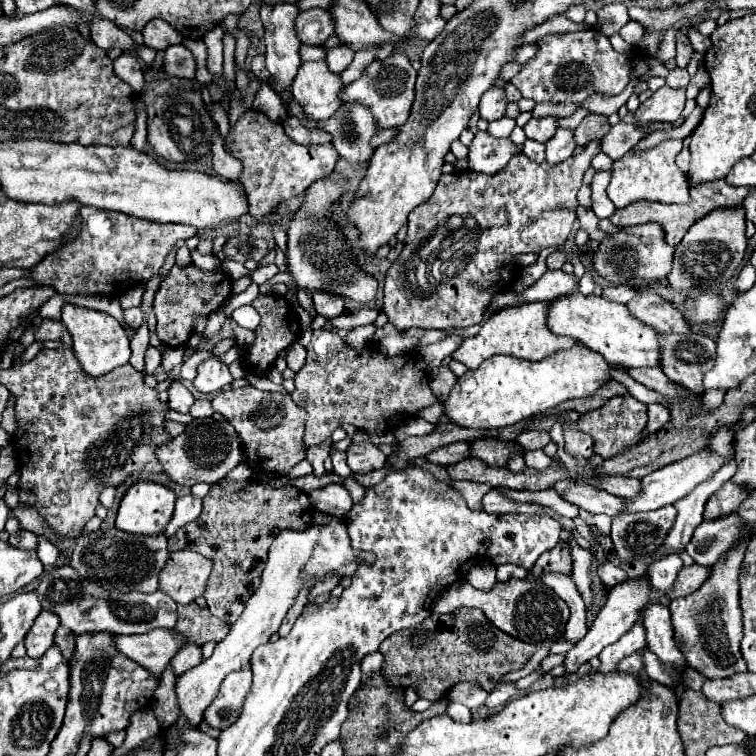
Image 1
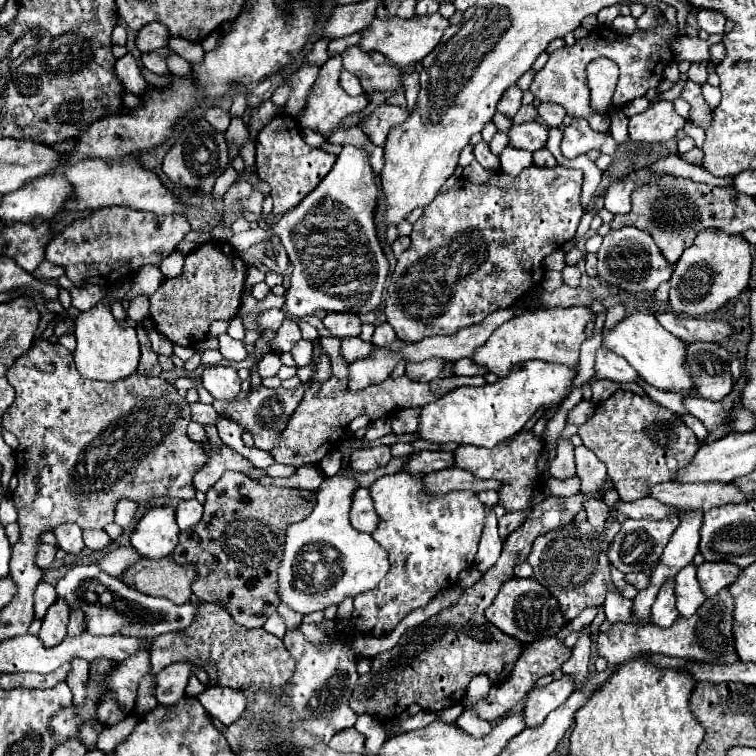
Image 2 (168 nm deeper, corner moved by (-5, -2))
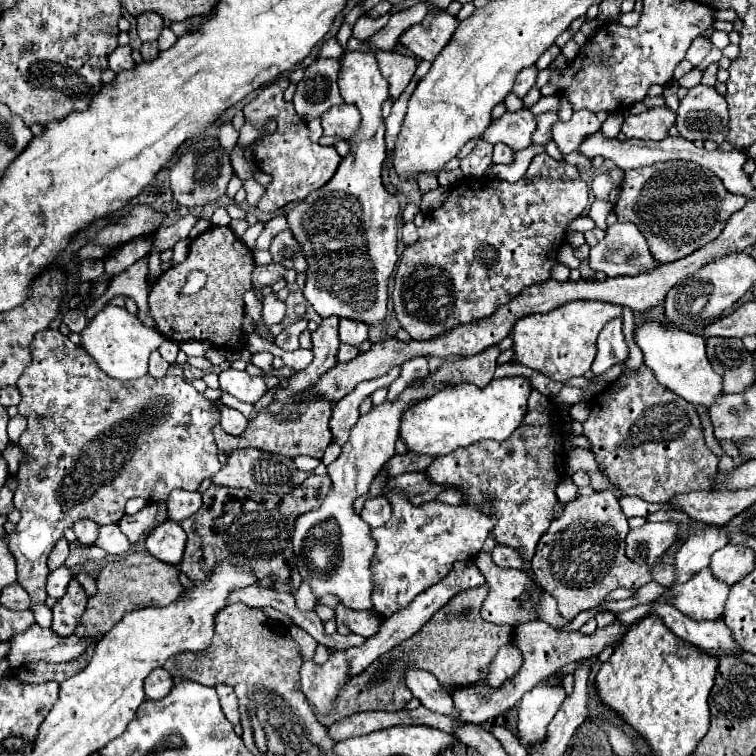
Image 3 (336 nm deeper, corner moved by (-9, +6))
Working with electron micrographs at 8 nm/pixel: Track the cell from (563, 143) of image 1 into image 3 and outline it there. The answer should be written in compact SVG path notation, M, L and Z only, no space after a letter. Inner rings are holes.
M577 109L577 111L573 111L571 121L567 121L567 123L557 121L553 125L553 141L557 143L559 151L563 155L567 155L579 147L581 139L585 139L587 135L591 135L599 129L601 129L601 123L593 111Z

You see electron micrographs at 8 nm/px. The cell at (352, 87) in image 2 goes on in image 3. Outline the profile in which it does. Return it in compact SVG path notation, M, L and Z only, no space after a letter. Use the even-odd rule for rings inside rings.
M317 59L305 69L305 77L297 83L297 91L293 97L295 111L301 119L317 119L329 107L343 103L337 87L337 73L337 59Z

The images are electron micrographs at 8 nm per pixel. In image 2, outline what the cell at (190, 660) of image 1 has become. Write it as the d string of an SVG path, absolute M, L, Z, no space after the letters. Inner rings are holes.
M189 661L171 663L171 667L165 667L155 677L155 697L161 705L175 705L185 697L185 687L189 681L189 675L195 675L205 686L209 683L208 674L199 665L193 665Z

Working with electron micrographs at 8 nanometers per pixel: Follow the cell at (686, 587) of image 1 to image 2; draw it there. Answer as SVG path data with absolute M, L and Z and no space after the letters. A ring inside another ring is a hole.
M703 563L697 567L697 581L703 589L703 593L707 597L715 595L719 589L729 587L737 575L739 575L739 567L731 565L731 563Z

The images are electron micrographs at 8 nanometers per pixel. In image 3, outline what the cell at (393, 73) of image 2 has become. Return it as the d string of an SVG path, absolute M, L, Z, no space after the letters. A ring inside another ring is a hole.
M381 51L377 55L377 61L379 61L379 69L381 69L383 77L389 83L389 99L397 101L399 95L409 85L411 77L417 69L417 61L409 55L397 53L397 51L387 51L387 53Z

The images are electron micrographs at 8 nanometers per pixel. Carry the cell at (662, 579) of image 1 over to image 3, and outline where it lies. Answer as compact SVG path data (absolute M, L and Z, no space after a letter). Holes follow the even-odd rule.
M711 569L699 571L687 583L669 591L669 603L695 621L715 621L723 617L729 585L715 579Z

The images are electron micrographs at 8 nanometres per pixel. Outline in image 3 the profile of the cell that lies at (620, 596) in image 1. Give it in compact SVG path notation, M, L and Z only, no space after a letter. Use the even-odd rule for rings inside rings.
M541 681L535 689L523 695L517 707L519 711L517 739L521 745L529 747L539 743L545 737L547 725L559 711L565 697L567 695L563 687L551 687L547 681Z

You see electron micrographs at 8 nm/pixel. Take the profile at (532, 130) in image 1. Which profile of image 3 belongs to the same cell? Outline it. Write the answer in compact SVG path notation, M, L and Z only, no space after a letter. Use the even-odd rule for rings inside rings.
M527 109L515 111L515 113L505 113L499 119L493 119L487 131L481 135L483 141L495 145L495 143L505 143L513 151L521 151L531 145L531 135L535 131L535 115Z

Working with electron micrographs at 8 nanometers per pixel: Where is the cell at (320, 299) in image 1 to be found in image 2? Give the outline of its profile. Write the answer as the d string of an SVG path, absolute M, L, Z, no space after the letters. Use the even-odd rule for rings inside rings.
M327 313L323 323L331 331L331 335L339 339L357 337L361 331L361 319L355 313Z

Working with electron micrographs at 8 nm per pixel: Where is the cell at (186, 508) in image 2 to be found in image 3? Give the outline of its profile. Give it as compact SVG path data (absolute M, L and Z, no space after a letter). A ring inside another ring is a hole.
M175 489L167 499L167 517L175 523L181 523L183 519L195 515L201 507L201 493L199 491L183 491Z

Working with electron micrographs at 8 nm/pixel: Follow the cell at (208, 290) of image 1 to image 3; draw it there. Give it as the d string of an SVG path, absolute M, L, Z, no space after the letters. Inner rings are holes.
M215 225L209 227L203 235L199 235L197 239L191 241L187 259L183 263L179 263L177 267L165 271L153 283L147 303L149 303L149 315L155 321L155 329L161 335L165 335L167 339L177 341L177 343L197 339L197 341L207 341L219 349L241 349L245 345L245 333L241 329L241 325L243 325L243 293L253 287L253 283L251 283L253 269L255 269L255 263L253 263L251 249L229 227L215 227ZM195 269L201 269L207 273L207 285L195 295L181 295L181 287L185 285L187 275Z

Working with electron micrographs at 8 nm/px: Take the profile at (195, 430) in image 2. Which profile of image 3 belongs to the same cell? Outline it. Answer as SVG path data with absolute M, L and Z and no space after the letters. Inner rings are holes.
M305 399L299 405L287 407L289 409L289 413L285 417L287 421L283 421L283 419L271 419L271 415L259 413L257 419L251 421L249 429L243 435L239 435L239 437L233 437L233 435L225 433L221 429L221 425L217 425L215 431L213 431L217 449L221 453L229 455L235 449L253 447L253 449L263 449L263 451L269 451L269 453L279 453L279 455L285 455L285 457L311 455L311 457L321 459L323 453L325 453L325 449L327 449L327 445L333 441L331 439L331 431L327 427L329 417L331 417L331 407L333 407L333 403L327 403L325 399Z

